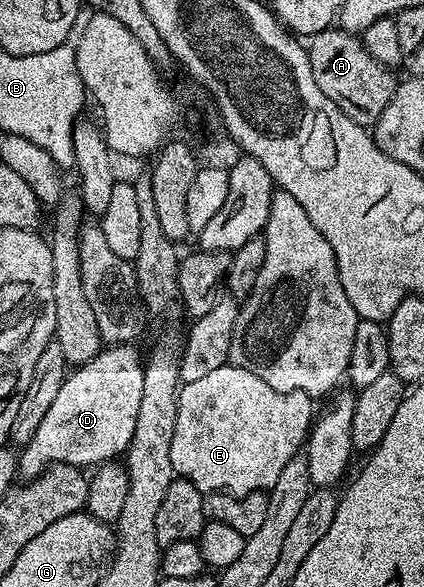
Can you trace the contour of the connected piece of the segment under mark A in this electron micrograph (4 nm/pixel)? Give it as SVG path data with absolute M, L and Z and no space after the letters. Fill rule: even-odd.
M328 29L310 36L307 47L309 65L313 69L313 81L317 81L317 89L345 113L355 123L370 128L385 113L385 105L393 97L397 86L388 68L381 66L365 49L362 38L358 34L342 29Z

